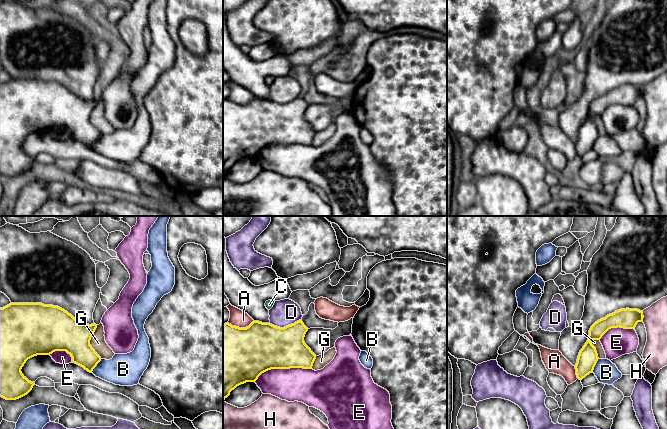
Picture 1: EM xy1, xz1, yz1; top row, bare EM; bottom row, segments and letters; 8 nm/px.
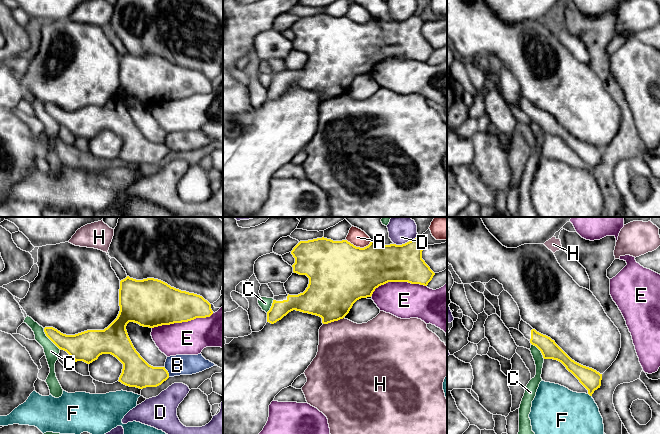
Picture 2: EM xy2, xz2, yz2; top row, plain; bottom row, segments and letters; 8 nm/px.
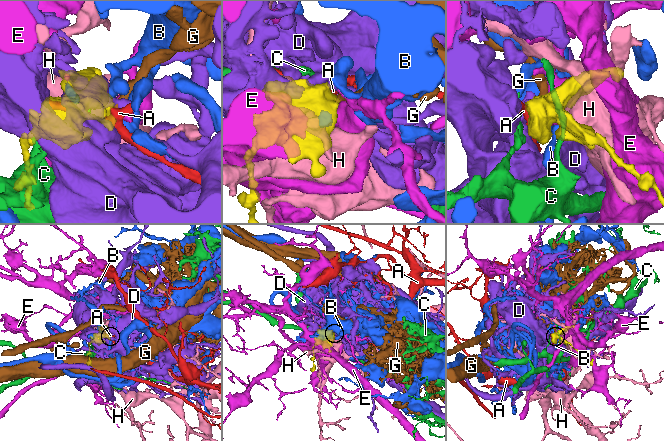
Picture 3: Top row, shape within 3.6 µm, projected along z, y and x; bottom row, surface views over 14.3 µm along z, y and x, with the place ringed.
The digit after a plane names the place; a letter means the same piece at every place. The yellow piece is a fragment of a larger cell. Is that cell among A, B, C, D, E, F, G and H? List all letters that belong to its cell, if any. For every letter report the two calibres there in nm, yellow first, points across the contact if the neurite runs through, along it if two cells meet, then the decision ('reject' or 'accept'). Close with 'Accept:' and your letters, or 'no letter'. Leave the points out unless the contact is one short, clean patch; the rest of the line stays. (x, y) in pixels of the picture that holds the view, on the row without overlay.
A: 480 nm thick on the yellow side, 140 nm on the other; reject
B: 160 nm thick on the yellow side, 180 nm on the other; reject
C: 200 nm thick on the yellow side, 120 nm on the other; border along xy2 (43, 104), (46, 112), (59, 125); reject
D: 380 nm thick on the yellow side, 220 nm on the other; border along xz1 (300, 95), (283, 103), (277, 103), (269, 99); reject
E: 360 nm thick on the yellow side, 280 nm on the other; reject
F: 160 nm thick on the yellow side, 460 nm on the other; reject
G: 320 nm thick on the yellow side, 120 nm on the other; border along xy1 (96, 101), (90, 121), (101, 134); reject
H: 400 nm thick on the yellow side, 460 nm on the other; reject
Accept: no letter

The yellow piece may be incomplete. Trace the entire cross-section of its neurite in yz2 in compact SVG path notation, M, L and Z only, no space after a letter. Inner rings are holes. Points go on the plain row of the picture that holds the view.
M522 95L519 100L519 107L532 121L541 127L544 135L553 135L561 138L588 166L590 172L595 166L600 164L602 150L572 136L550 113L537 108Z

